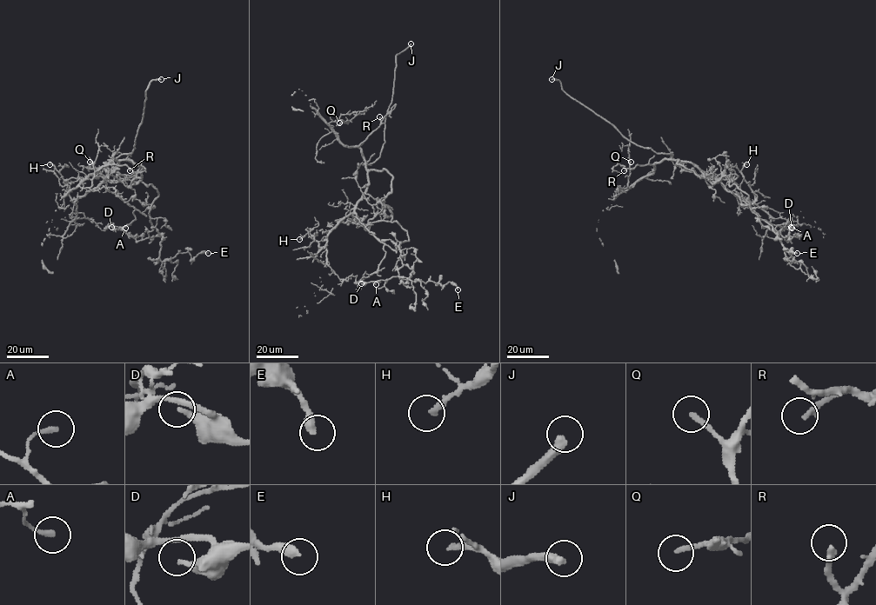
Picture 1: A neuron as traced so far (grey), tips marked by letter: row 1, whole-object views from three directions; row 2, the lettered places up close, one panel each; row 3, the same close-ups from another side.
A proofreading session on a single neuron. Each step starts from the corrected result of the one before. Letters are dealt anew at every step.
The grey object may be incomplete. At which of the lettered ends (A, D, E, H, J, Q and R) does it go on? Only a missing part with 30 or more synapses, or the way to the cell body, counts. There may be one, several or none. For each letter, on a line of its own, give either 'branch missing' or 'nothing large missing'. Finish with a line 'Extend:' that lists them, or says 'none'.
A: nothing large missing
D: nothing large missing
E: nothing large missing
H: nothing large missing
J: branch missing
Q: branch missing
R: branch missing
Extend: J, Q, R

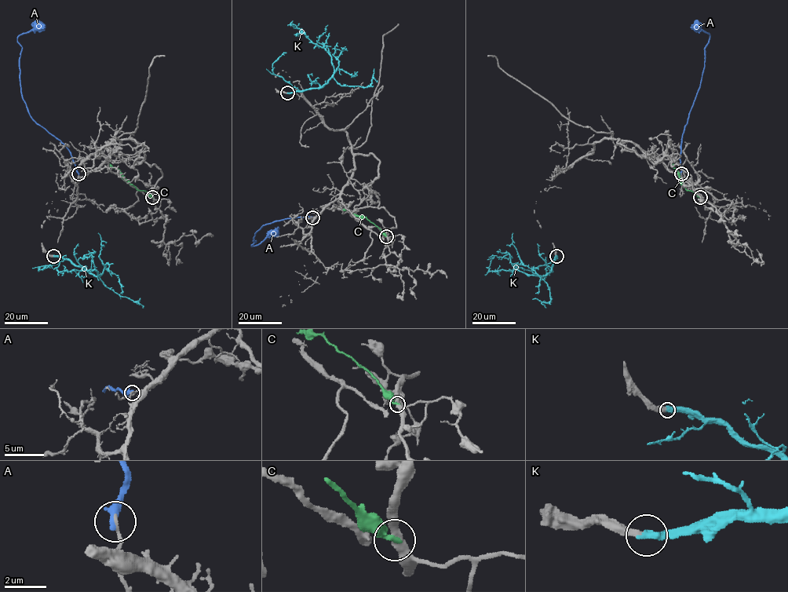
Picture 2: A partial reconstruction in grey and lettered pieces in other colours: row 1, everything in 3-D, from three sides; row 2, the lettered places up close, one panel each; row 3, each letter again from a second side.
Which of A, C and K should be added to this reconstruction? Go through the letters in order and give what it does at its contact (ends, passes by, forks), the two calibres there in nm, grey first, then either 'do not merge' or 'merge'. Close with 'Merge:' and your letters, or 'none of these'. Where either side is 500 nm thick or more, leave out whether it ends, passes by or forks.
A: it ends; calibres 150 and 420 nm; do not merge
C: it ends; calibres 400 and 240 nm; do not merge
K: it ends; calibres 420 and 440 nm; merge
Merge: K

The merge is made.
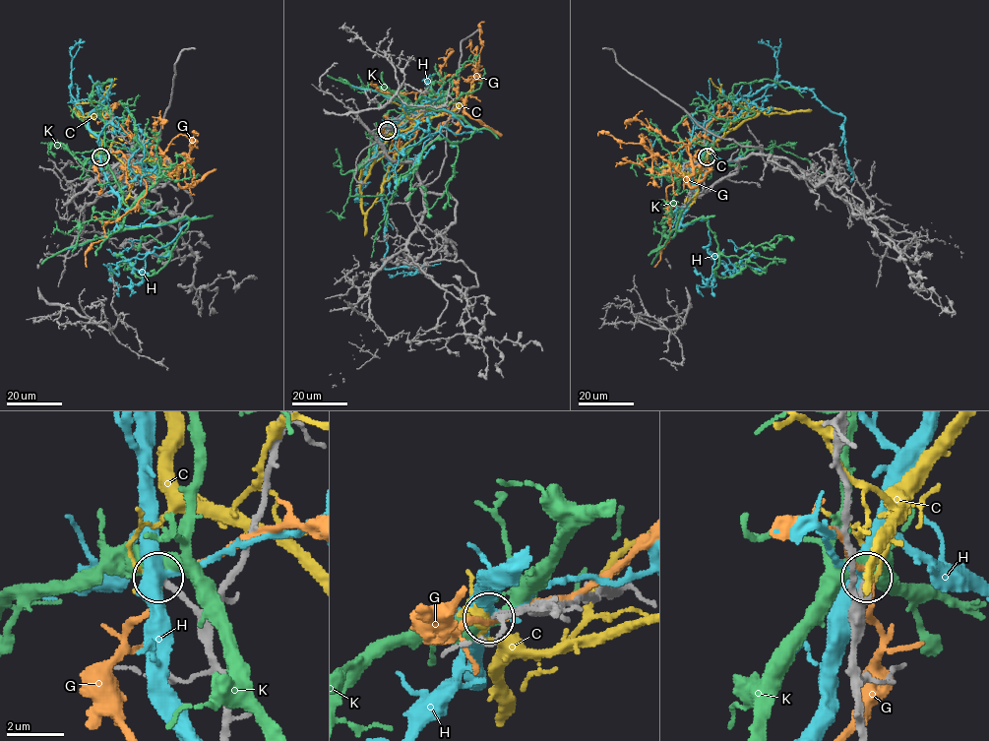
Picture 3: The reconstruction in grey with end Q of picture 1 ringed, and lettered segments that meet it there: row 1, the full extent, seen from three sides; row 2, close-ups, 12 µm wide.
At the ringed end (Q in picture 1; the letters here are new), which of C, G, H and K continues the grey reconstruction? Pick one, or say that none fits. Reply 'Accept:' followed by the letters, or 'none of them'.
Accept: none of them

